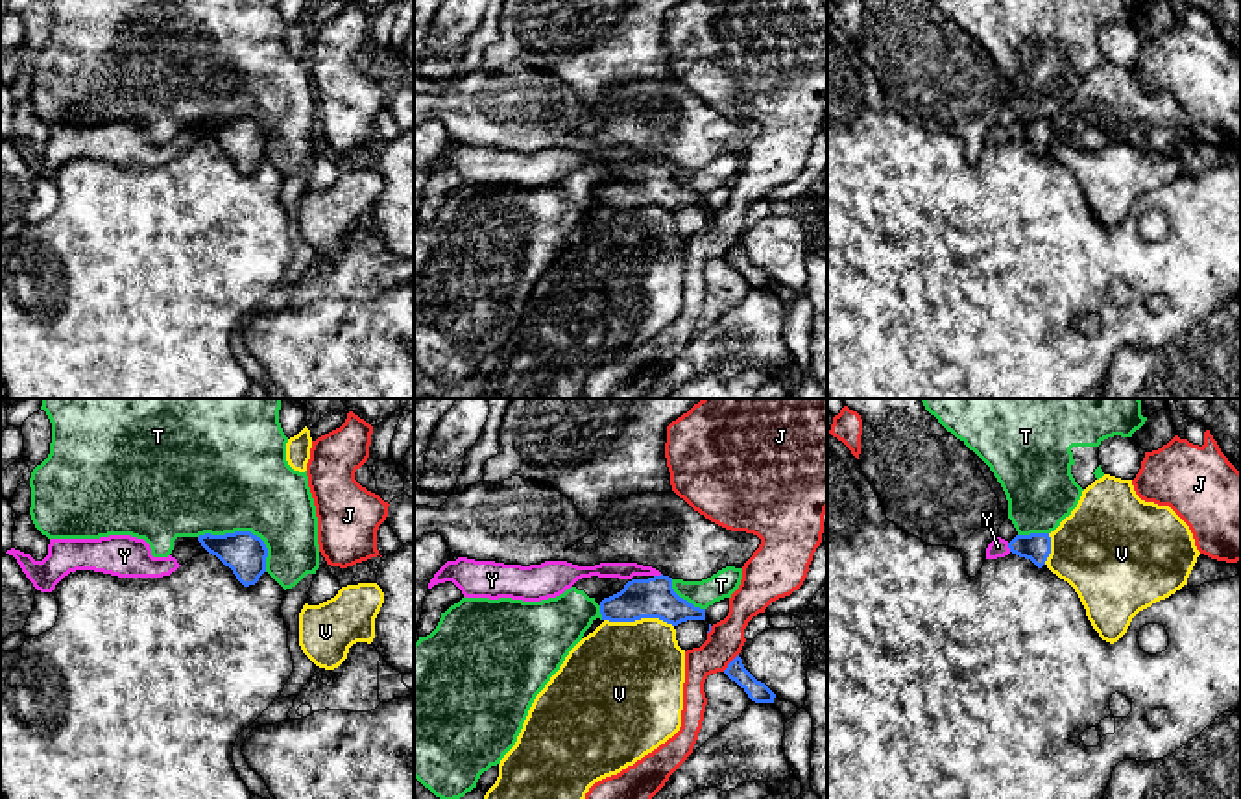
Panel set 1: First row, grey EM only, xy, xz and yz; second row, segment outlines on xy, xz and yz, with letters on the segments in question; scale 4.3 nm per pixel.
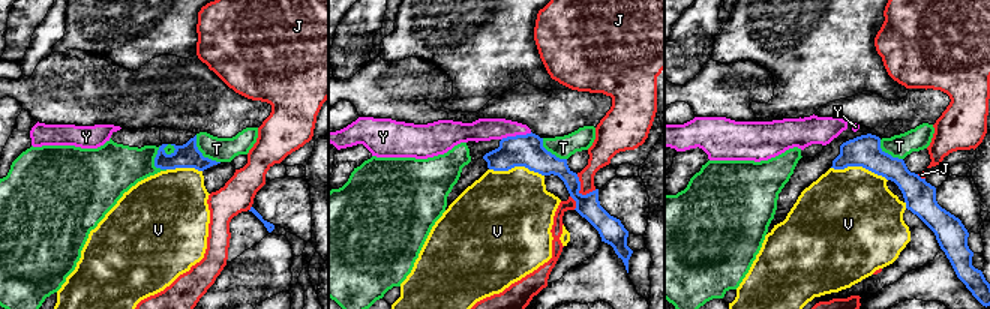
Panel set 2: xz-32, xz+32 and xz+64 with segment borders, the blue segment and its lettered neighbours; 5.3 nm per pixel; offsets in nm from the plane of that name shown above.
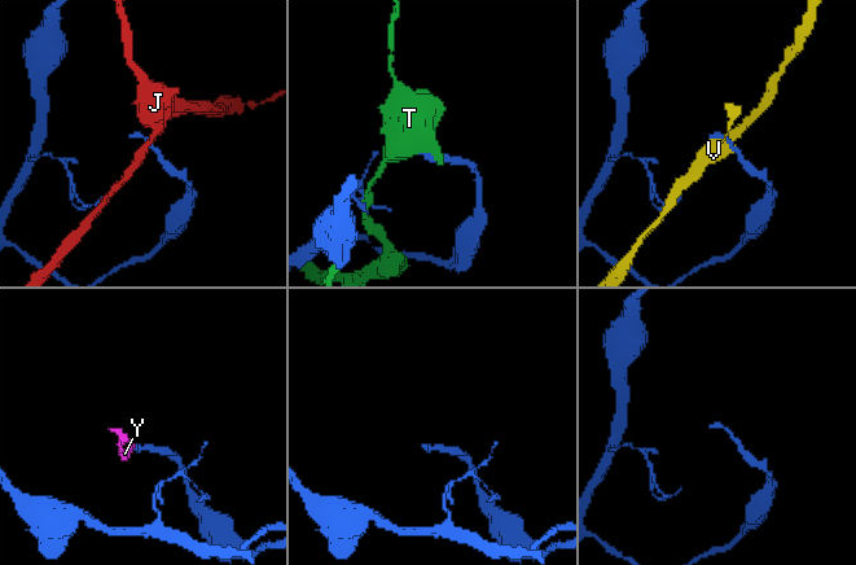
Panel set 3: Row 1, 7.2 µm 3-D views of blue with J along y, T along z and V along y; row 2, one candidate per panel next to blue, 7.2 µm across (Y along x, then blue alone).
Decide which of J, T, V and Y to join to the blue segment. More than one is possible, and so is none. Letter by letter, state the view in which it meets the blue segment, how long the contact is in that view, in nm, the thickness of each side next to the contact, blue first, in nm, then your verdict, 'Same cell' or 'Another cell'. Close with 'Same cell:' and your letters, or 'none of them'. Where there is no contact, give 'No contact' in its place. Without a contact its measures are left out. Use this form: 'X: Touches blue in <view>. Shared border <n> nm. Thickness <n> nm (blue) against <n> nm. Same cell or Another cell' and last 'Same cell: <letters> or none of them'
J: Touches blue in xz. Shared border 100 nm. Thickness 90 nm (blue) against 160 nm. Another cell
T: Touches blue in xy. Shared border 340 nm. Thickness 180 nm (blue) against 480 nm. Another cell
V: Touches blue in xz. Shared border 300 nm. Thickness 180 nm (blue) against 460 nm. Another cell
Y: Touches blue in yz. Shared border 40 nm. Thickness 130 nm (blue) against 80 nm. Same cell
Same cell: Y

